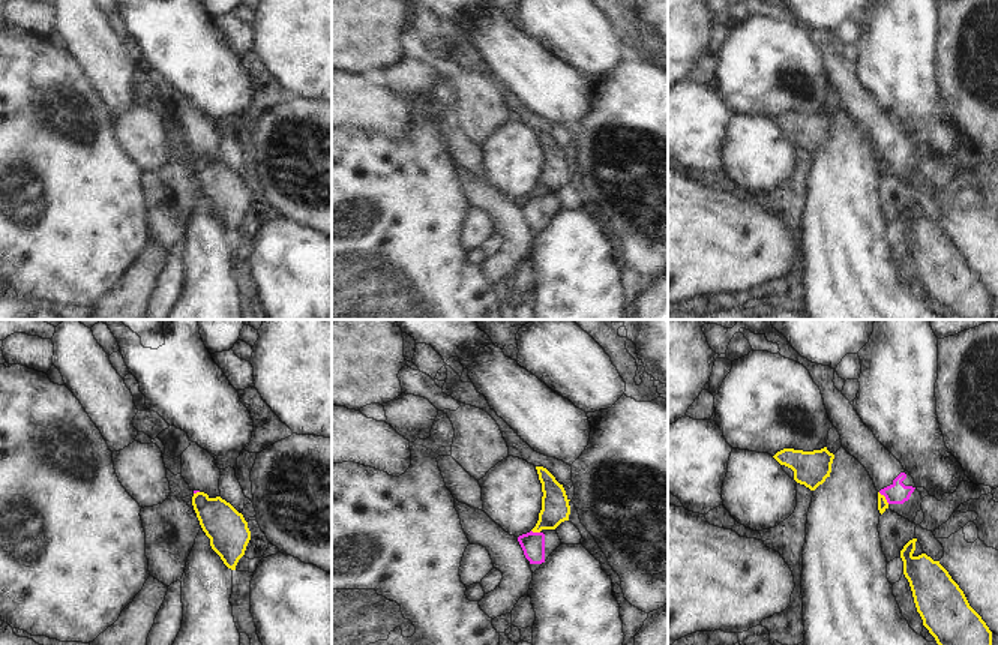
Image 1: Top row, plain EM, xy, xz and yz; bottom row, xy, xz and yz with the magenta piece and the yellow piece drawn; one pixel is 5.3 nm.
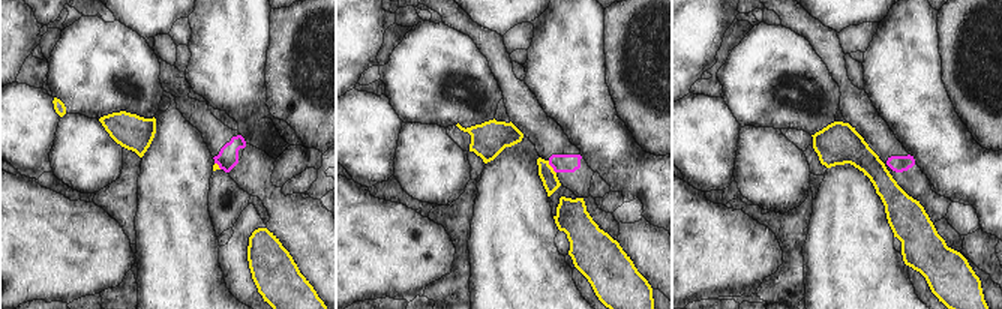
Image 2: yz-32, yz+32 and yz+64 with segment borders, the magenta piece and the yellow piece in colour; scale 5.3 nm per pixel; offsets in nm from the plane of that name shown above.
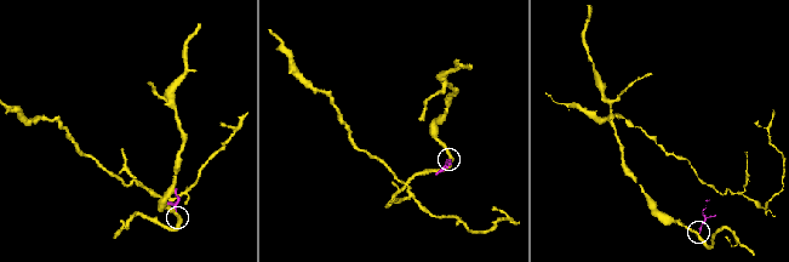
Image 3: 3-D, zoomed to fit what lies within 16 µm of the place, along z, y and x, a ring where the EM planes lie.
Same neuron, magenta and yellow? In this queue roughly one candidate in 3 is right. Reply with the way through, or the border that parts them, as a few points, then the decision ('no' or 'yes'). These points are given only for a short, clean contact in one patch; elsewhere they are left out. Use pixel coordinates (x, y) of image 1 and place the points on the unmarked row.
border yz (878, 156), (889, 167); no

